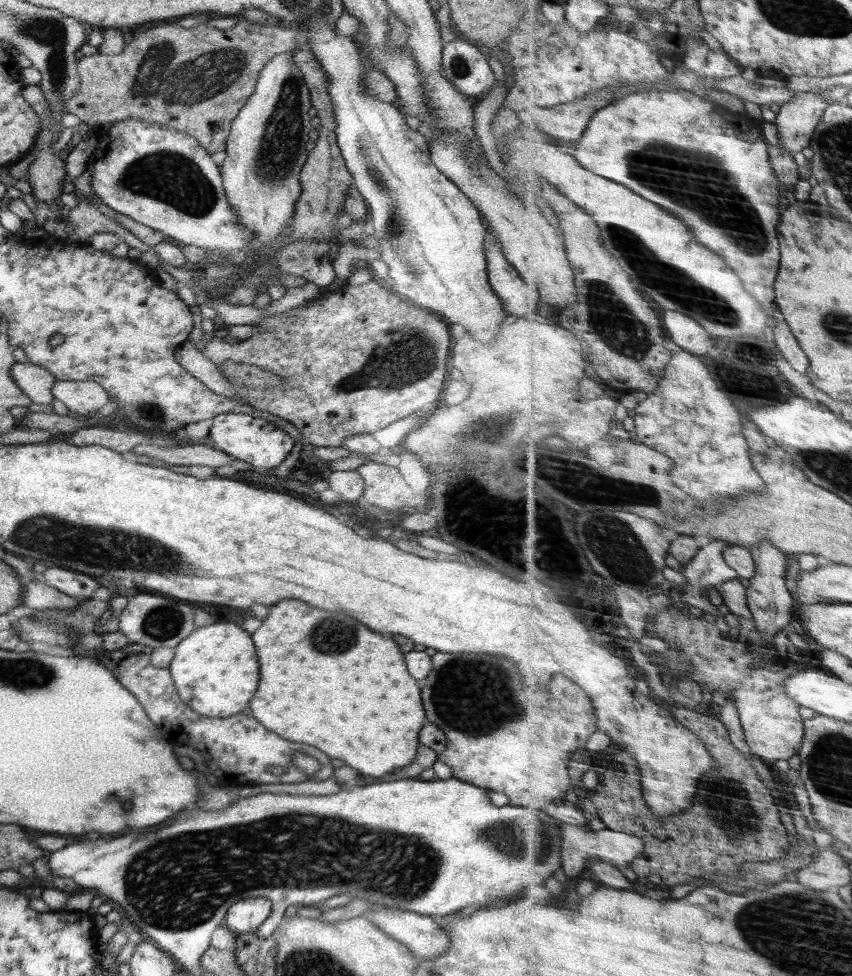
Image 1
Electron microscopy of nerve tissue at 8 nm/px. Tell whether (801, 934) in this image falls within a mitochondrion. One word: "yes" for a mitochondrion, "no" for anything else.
yes

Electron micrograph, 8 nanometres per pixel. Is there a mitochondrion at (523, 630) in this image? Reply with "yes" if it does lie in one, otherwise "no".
no

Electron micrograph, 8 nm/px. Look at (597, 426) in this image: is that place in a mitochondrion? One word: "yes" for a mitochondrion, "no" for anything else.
no

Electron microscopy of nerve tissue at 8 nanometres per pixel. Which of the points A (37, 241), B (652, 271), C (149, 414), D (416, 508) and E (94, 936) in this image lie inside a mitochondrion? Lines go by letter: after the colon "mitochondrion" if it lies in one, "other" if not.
A: other
B: mitochondrion
C: mitochondrion
D: other
E: other

